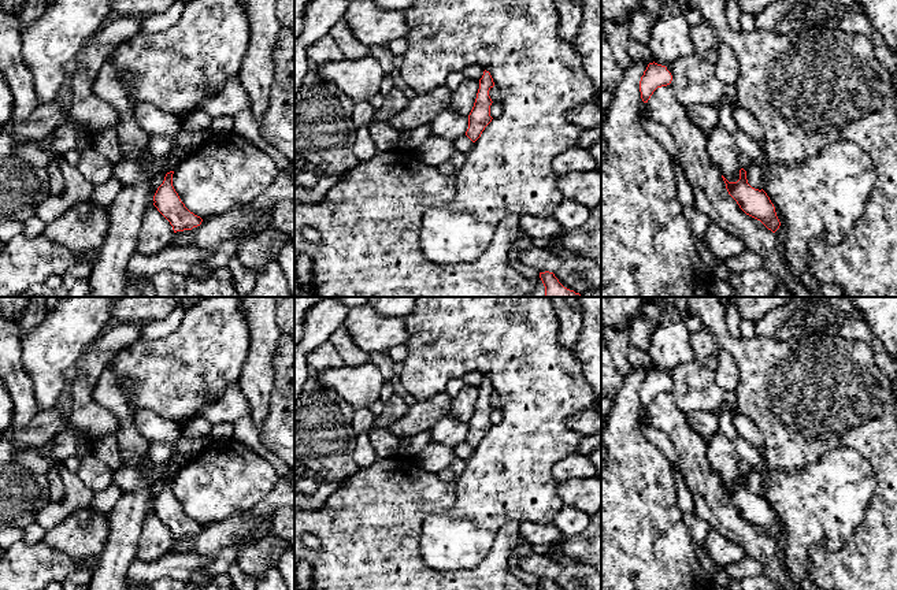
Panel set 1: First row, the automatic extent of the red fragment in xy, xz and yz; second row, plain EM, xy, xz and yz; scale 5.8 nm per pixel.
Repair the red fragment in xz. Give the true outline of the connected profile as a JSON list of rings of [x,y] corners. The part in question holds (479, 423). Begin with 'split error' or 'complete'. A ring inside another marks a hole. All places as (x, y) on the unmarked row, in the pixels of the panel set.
complete; [[[483,378],[482,385],[479,386],[479,396],[477,400],[477,405],[474,413],[468,422],[468,435],[466,442],[475,449],[485,434],[492,428],[490,423],[490,412],[492,405],[489,402],[489,397],[494,393],[493,385],[489,378]]]

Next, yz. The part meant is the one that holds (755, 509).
complete; [[[744,475],[740,476],[740,486],[737,489],[729,489],[723,482],[722,485],[729,501],[746,522],[760,527],[772,539],[779,535],[781,528],[774,511],[763,496],[755,496],[748,490]]]

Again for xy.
complete; [[[174,478],[166,480],[163,490],[153,502],[153,512],[170,528],[174,539],[192,537],[200,533],[203,526],[190,519],[181,508],[173,493],[173,480]]]

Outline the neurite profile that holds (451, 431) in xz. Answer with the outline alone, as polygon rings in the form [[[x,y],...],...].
[[[446,415],[430,427],[430,434],[430,442],[453,448],[466,442],[468,435],[468,423]]]

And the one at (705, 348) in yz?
[[[703,329],[690,335],[690,345],[693,348],[696,360],[704,367],[715,371],[716,357],[720,352],[720,346],[716,342],[715,335],[708,329]]]

